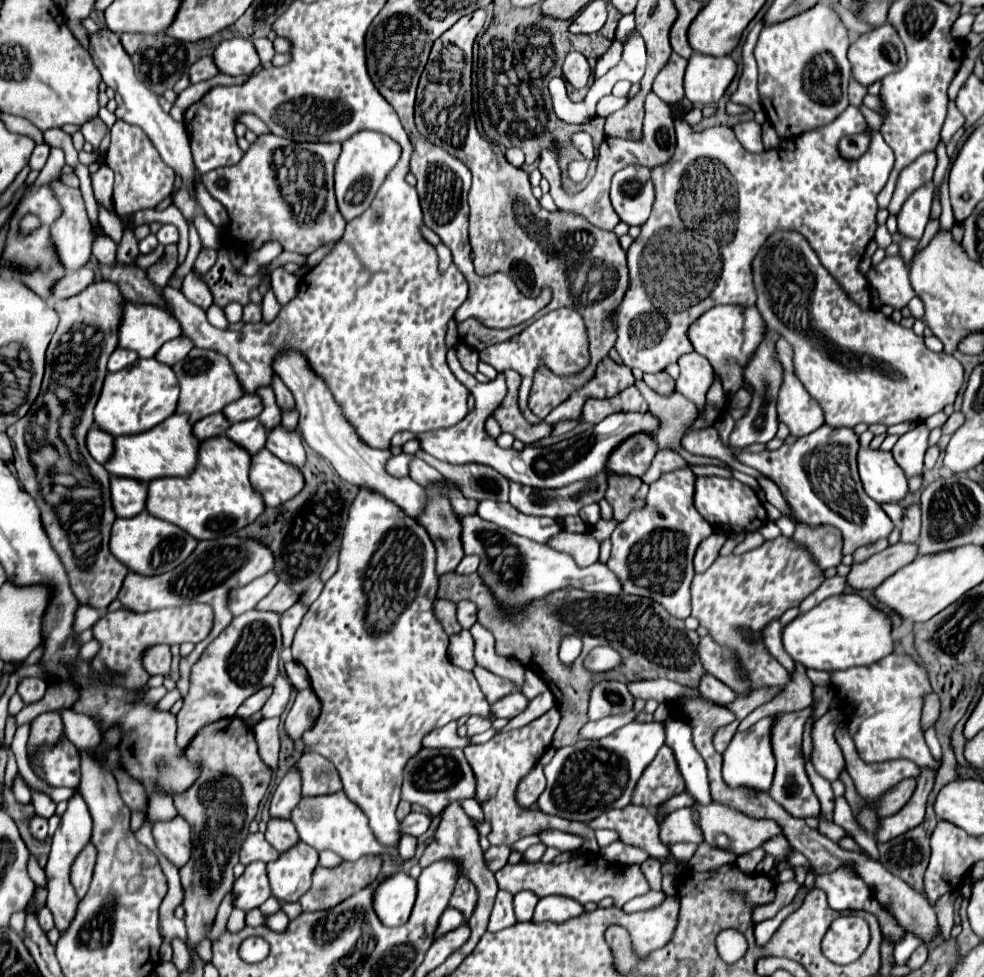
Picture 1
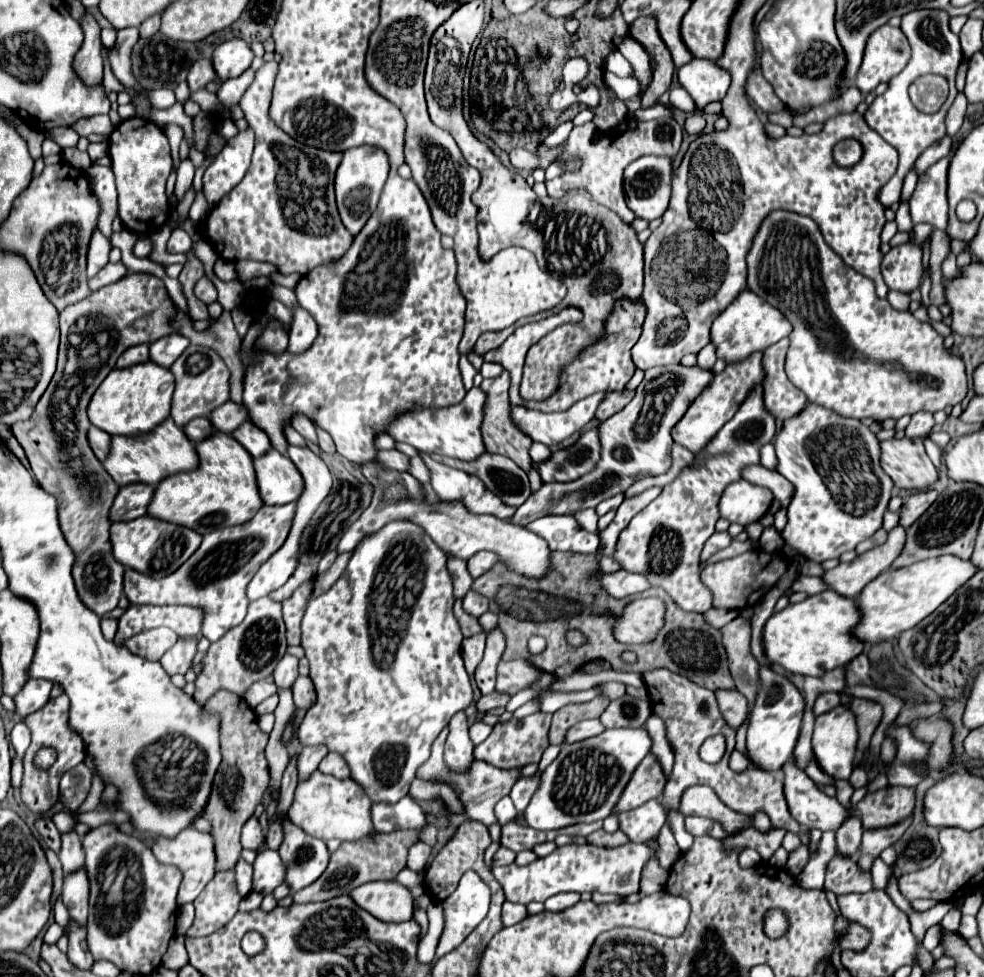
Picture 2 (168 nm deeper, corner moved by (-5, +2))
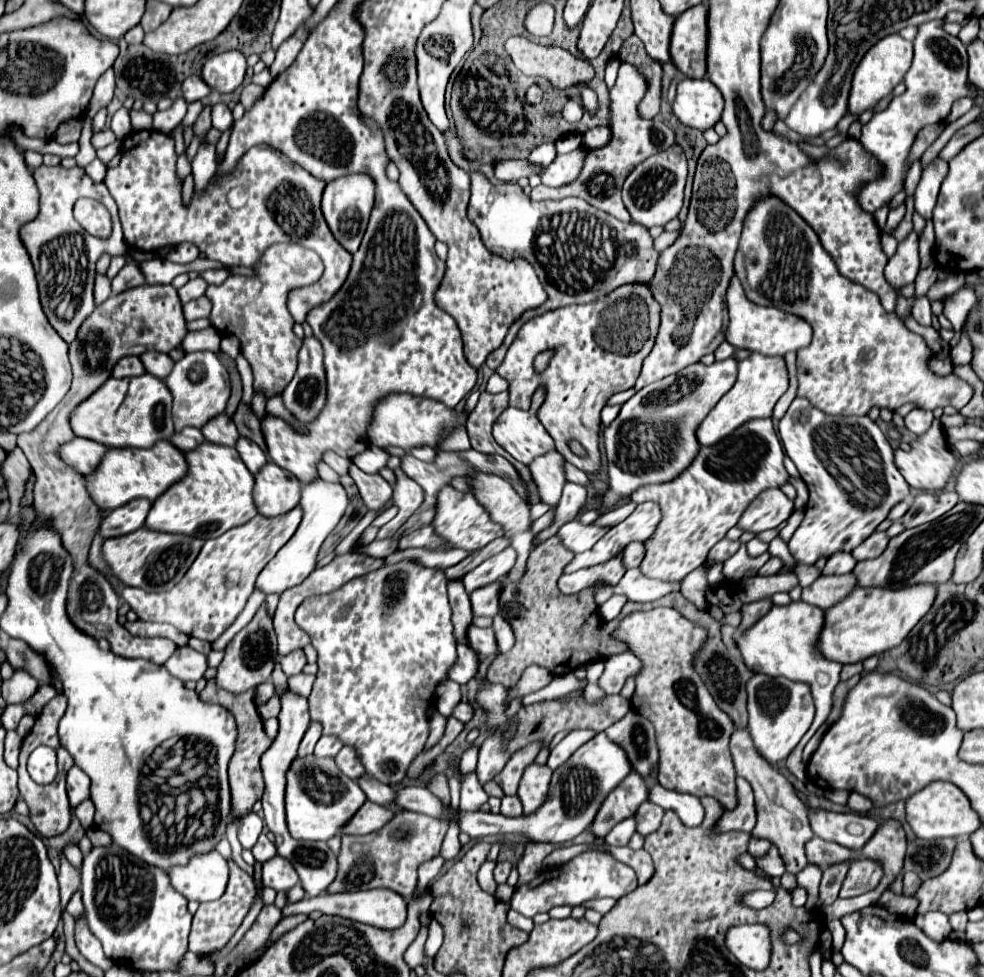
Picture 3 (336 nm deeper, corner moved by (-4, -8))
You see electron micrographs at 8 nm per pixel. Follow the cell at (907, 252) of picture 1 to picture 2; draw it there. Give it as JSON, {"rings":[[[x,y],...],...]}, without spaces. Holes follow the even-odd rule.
{"rings":[[[903,200],[901,202],[901,206],[899,206],[899,210],[897,210],[897,226],[899,226],[899,230],[903,230],[903,232],[909,232],[911,228],[913,228],[913,222],[911,222],[911,218],[909,218],[909,202],[907,200]]]}

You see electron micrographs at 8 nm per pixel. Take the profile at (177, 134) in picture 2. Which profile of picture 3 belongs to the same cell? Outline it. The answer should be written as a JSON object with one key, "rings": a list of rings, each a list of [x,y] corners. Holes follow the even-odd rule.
{"rings":[[[192,102],[192,104],[188,104],[188,112],[186,112],[186,116],[184,116],[184,120],[182,120],[182,128],[186,130],[196,118],[198,118],[198,114],[202,112],[202,102]]]}

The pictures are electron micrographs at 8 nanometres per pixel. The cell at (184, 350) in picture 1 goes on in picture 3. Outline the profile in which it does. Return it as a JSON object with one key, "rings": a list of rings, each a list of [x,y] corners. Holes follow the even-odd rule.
{"rings":[[[148,350],[148,352],[144,352],[140,356],[140,360],[142,360],[146,372],[150,372],[152,376],[156,376],[160,380],[164,380],[170,374],[170,370],[174,368],[174,360],[168,354],[164,354],[164,352]]]}

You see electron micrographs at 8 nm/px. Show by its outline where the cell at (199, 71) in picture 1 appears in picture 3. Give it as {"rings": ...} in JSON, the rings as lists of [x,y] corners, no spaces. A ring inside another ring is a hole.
{"rings":[[[188,76],[182,82],[182,96],[186,98],[186,102],[196,102],[196,100],[204,100],[210,94],[210,86],[198,76]]]}

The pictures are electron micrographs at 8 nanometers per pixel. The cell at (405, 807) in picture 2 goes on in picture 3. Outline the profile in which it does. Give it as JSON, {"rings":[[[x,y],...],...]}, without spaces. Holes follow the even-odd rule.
{"rings":[[[368,800],[356,812],[356,816],[348,822],[348,826],[344,826],[344,834],[376,832],[376,830],[384,828],[384,824],[388,824],[394,816],[396,816],[396,812],[392,808],[386,808],[386,806],[380,806],[380,804],[374,804]]]}

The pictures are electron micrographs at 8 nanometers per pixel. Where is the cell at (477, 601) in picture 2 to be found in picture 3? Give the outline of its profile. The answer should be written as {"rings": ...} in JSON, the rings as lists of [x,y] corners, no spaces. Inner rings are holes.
{"rings":[[[492,582],[492,584],[478,588],[470,594],[474,616],[494,618],[498,614],[498,588],[502,588],[502,582]]]}

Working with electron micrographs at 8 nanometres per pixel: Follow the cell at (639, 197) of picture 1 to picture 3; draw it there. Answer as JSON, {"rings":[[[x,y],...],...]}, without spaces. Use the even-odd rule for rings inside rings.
{"rings":[[[674,144],[662,154],[654,154],[642,164],[638,164],[630,176],[624,182],[622,188],[622,200],[626,210],[632,216],[632,222],[652,228],[652,226],[664,226],[672,218],[678,216],[684,200],[684,184],[686,184],[686,174],[688,174],[688,164],[682,148]]]}

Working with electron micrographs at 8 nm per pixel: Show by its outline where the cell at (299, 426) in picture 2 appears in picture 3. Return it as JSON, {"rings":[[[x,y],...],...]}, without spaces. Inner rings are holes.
{"rings":[[[332,450],[324,452],[324,462],[326,462],[332,470],[336,470],[338,474],[346,474],[346,472],[348,472],[348,464],[350,464],[350,460],[338,456],[338,454],[332,452]]]}

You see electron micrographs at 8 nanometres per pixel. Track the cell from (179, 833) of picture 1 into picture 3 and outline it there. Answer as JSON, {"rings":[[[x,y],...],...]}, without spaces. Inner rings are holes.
{"rings":[[[216,850],[208,854],[192,854],[186,866],[174,866],[168,870],[168,878],[186,900],[212,902],[226,890],[228,862]]]}

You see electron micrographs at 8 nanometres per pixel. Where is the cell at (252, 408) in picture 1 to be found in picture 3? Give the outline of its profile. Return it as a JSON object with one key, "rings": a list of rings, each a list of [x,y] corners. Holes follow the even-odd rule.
{"rings":[[[218,414],[216,418],[212,418],[204,428],[202,434],[208,442],[212,444],[224,444],[224,446],[234,446],[238,440],[238,430],[236,424],[232,422],[232,418],[228,414]]]}

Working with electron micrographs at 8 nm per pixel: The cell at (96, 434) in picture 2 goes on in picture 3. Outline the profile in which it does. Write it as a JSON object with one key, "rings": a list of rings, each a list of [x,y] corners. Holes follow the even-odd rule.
{"rings":[[[74,438],[72,442],[64,444],[60,448],[60,456],[66,464],[70,464],[80,474],[92,474],[98,466],[98,462],[106,454],[106,446],[100,446],[98,442],[86,440],[86,438]]]}

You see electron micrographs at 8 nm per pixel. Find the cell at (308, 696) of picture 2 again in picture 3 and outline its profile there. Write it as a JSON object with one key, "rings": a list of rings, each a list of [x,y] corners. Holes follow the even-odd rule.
{"rings":[[[298,674],[298,676],[288,678],[288,688],[290,688],[290,692],[308,698],[308,694],[310,694],[310,690],[312,690],[312,682],[314,682],[314,676]]]}

